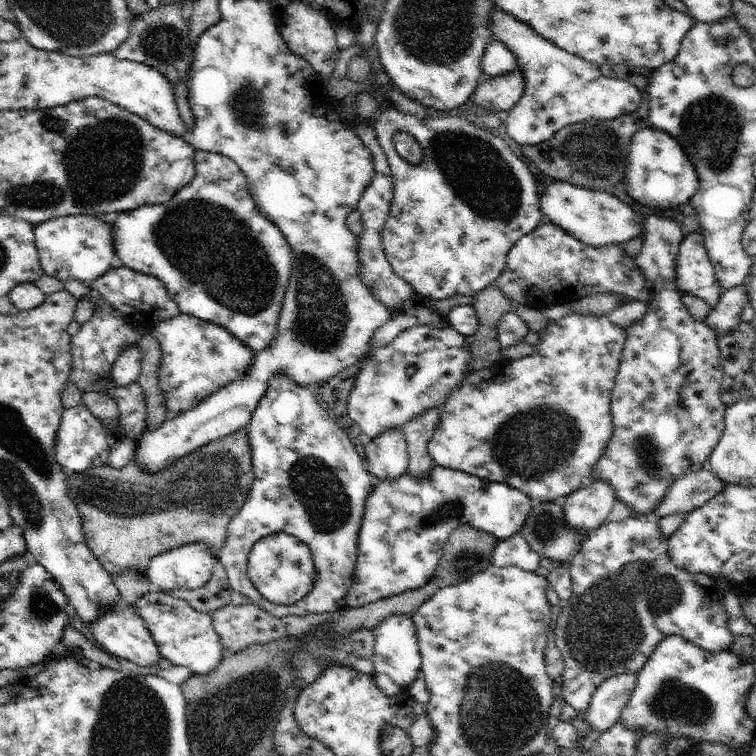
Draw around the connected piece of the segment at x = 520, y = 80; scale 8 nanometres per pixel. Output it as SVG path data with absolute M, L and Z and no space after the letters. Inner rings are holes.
M518 66L501 77L483 77L470 100L475 106L497 113L509 111L524 94L524 77Z

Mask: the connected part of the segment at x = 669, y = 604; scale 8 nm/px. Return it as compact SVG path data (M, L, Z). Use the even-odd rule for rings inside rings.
M628 517L620 522L604 523L596 532L582 542L573 558L568 561L569 573L572 577L573 595L563 604L559 617L557 618L555 643L563 658L563 671L560 676L562 680L562 690L560 696L566 703L570 704L574 710L580 714L586 712L589 707L594 691L604 682L604 679L621 675L627 672L636 673L644 666L644 663L650 658L653 650L660 644L661 640L672 635L678 635L696 644L704 650L714 652L730 648L733 643L733 634L729 627L729 614L723 605L724 591L719 587L717 580L710 575L696 574L678 568L671 559L669 553L669 538L662 531L656 520L650 520L646 517Z

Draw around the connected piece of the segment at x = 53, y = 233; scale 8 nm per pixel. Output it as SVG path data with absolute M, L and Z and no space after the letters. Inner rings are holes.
M60 217L40 223L34 234L41 270L62 282L72 279L90 283L119 264L113 246L113 224L110 217Z

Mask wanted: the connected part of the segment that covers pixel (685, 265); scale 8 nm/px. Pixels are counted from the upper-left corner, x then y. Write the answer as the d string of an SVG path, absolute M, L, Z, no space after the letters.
M702 231L692 232L682 239L677 252L674 280L680 294L690 293L704 299L711 309L718 304L724 289L708 258Z

